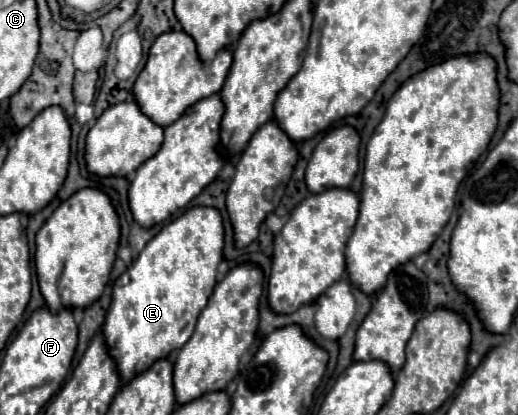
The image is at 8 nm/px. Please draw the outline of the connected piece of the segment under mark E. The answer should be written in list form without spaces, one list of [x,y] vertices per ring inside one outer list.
[[[191,207],[181,217],[165,225],[145,245],[145,249],[127,267],[127,271],[115,281],[113,301],[107,311],[103,333],[109,349],[113,349],[113,357],[117,357],[117,369],[121,373],[123,383],[133,379],[133,375],[145,371],[153,361],[175,355],[175,351],[181,349],[183,343],[191,337],[199,313],[205,309],[217,283],[217,267],[223,259],[223,243],[225,243],[225,227],[219,209]]]

